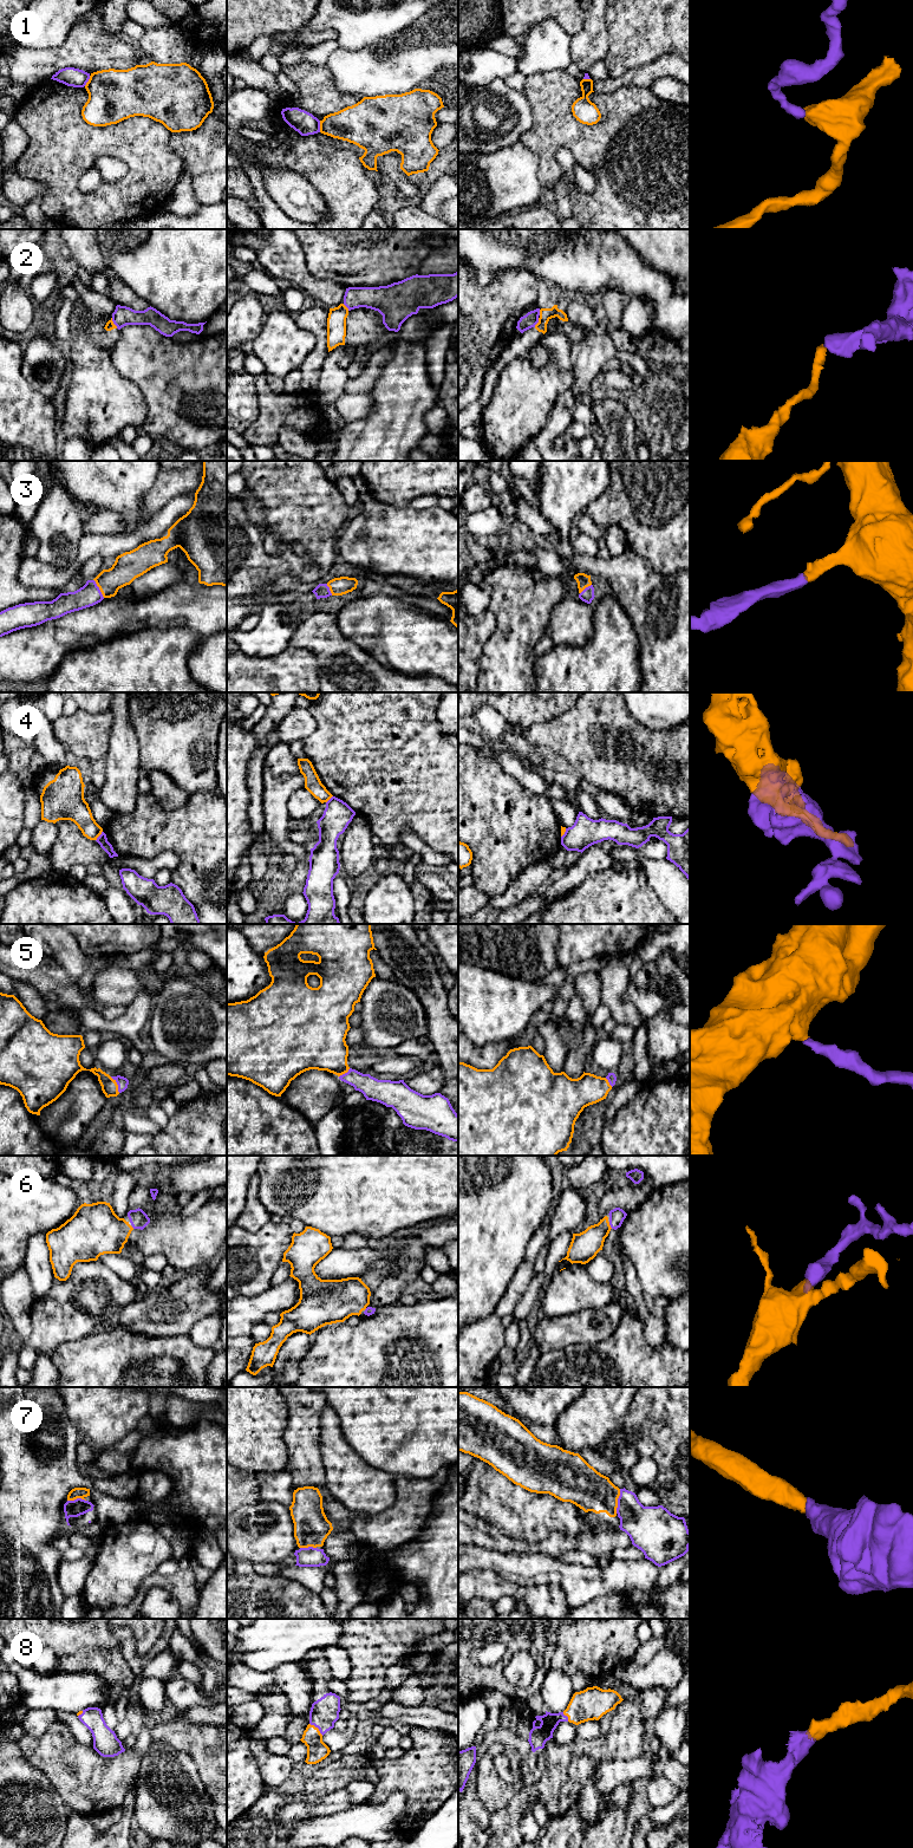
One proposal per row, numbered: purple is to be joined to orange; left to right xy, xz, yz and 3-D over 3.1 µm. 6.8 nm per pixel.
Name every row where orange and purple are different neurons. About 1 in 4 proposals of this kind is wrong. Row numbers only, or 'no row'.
1, 2, 4

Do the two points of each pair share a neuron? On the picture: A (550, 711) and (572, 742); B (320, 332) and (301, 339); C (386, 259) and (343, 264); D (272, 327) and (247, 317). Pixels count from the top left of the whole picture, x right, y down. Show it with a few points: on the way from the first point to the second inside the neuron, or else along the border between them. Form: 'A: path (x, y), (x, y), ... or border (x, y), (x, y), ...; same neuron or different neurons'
A: border (575, 704), (555, 717), (535, 722), (529, 728); different neurons
B: border (294, 314), (294, 321), (315, 339), (304, 362); different neurons
C: path (376, 259), (353, 259); same neuron
D: border (265, 318), (260, 331), (250, 340); different neurons

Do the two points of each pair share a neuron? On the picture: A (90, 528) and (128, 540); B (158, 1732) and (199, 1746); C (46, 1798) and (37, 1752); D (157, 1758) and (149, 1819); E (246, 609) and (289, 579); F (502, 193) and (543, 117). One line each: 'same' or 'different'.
A: different
B: same
C: different
D: same
E: same
F: different

